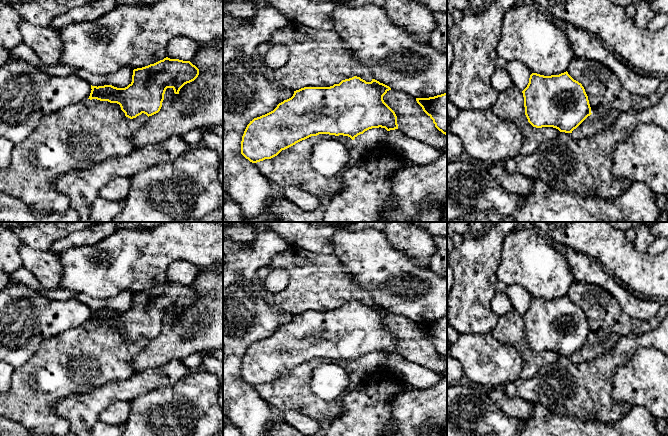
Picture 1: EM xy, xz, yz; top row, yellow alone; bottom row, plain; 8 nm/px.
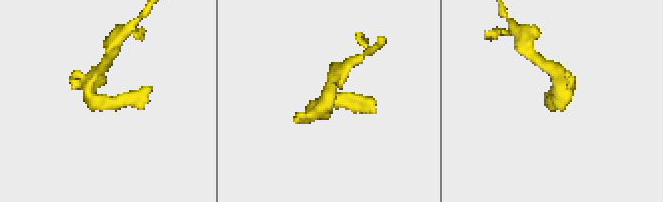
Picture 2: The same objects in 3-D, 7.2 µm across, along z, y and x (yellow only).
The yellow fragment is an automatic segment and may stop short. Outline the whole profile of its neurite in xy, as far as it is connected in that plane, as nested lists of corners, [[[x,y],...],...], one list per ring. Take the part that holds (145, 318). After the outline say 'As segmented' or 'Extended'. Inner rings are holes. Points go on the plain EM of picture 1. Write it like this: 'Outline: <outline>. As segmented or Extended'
Outline: [[[166,281],[154,288],[134,293],[132,306],[125,312],[91,309],[88,323],[117,327],[130,343],[142,337],[149,341],[160,335],[167,312],[179,318],[180,313],[198,299],[199,293],[190,285]]]. As segmented

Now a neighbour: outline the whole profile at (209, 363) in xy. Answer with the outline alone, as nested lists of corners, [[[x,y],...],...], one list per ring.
[[[207,354],[202,360],[201,368],[218,378],[220,382],[218,402],[223,410],[223,362],[213,357],[212,354]]]

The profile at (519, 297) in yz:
[[[518,285],[507,286],[505,293],[511,301],[512,309],[523,315],[529,307],[532,296]]]

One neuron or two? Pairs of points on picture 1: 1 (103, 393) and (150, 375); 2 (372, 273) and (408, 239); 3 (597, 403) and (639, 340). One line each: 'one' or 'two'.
1: one
2: two
3: one

